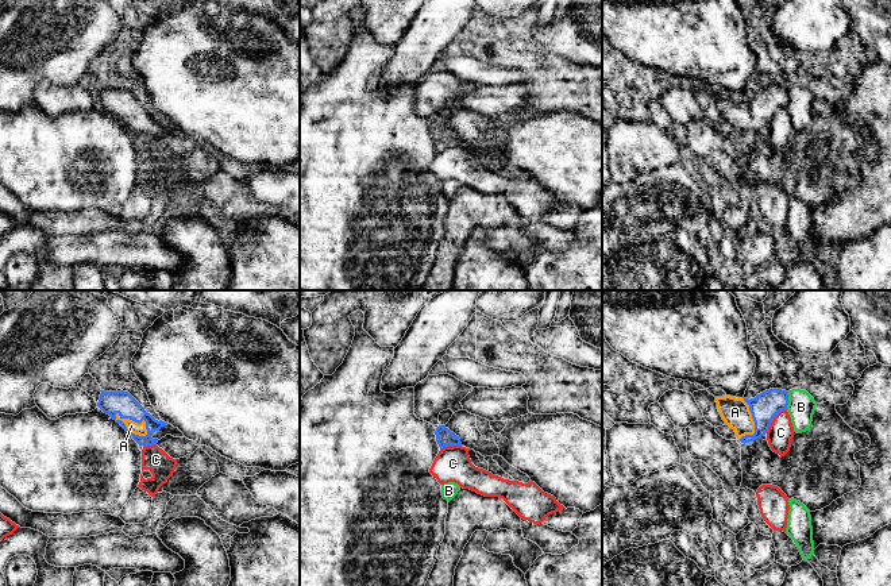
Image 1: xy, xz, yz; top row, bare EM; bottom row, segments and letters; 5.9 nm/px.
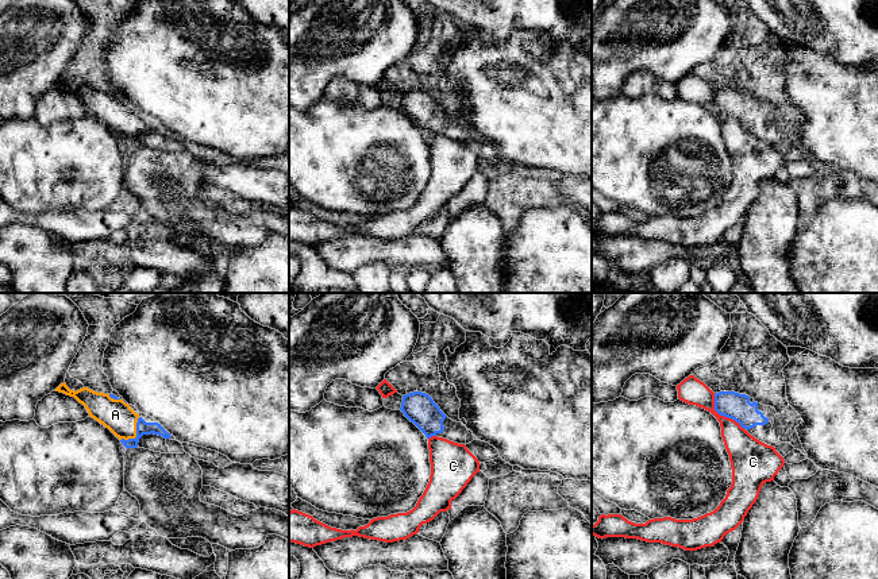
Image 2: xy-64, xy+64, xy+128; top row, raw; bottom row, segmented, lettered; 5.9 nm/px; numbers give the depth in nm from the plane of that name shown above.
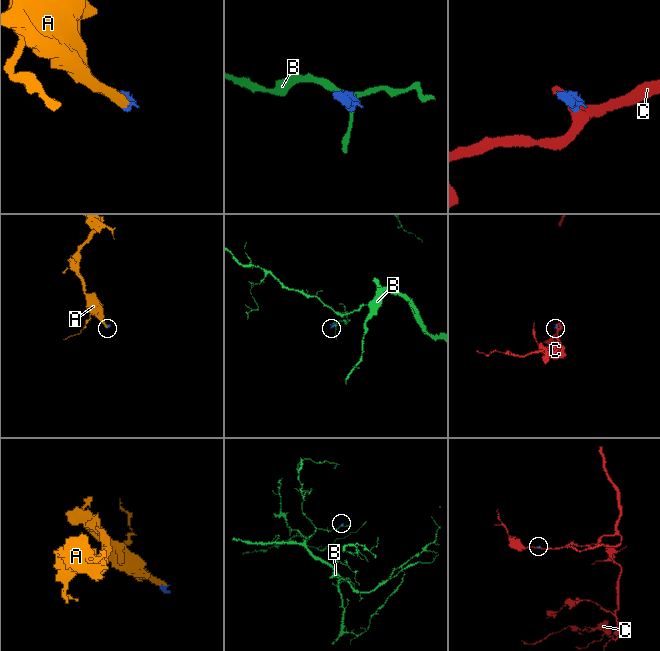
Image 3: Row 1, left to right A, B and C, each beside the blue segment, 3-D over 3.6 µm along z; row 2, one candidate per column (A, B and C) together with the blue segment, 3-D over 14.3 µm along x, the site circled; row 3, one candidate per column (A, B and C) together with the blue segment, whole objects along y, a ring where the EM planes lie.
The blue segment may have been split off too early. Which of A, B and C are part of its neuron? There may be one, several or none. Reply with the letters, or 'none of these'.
A

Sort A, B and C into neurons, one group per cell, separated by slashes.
A / B / C

